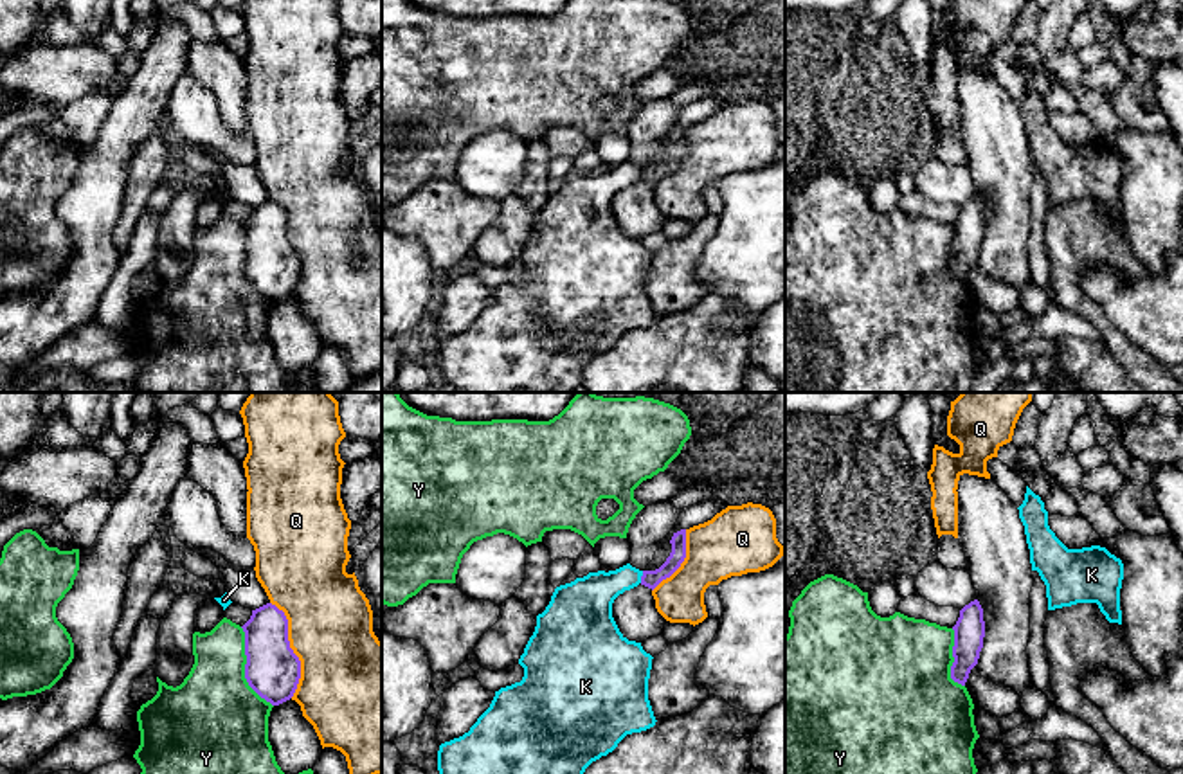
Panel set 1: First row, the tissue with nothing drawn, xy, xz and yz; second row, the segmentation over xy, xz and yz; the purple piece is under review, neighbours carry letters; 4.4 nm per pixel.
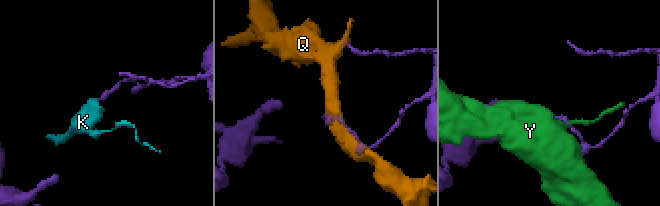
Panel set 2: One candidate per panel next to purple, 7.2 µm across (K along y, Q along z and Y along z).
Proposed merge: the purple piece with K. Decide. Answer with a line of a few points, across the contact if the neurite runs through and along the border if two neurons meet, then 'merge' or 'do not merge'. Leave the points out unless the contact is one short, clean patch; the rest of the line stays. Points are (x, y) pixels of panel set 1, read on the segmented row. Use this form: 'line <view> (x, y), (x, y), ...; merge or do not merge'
line xz (643, 571), (640, 582); do not merge

